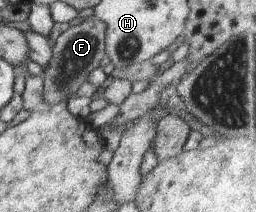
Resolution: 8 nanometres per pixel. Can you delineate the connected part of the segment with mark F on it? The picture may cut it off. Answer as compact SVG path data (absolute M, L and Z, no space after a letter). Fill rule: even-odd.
M84 18L82 23L64 30L52 43L46 66L38 75L43 82L42 100L46 104L66 103L74 96L87 74L98 68L98 62L105 55L105 28L101 20Z

